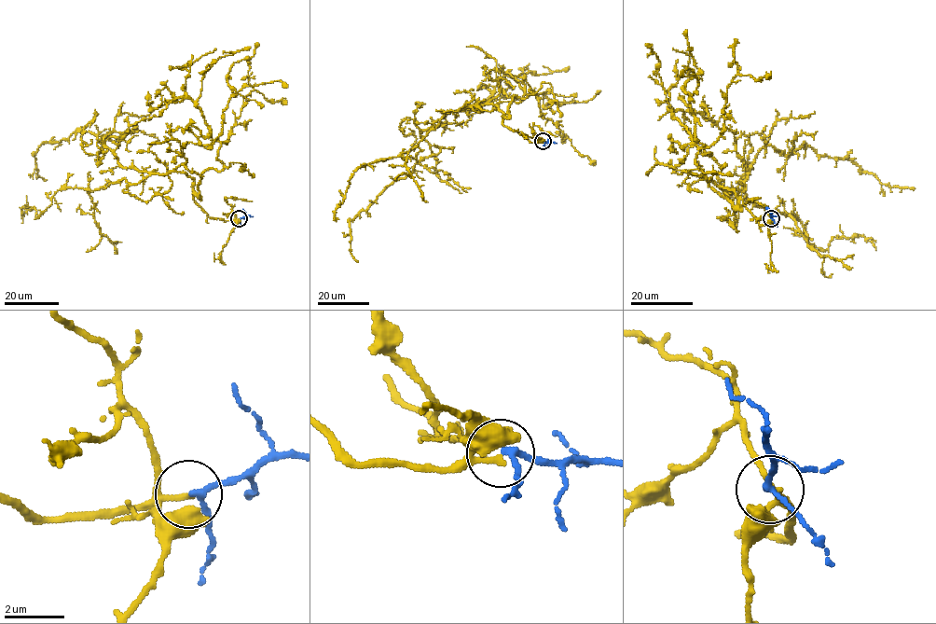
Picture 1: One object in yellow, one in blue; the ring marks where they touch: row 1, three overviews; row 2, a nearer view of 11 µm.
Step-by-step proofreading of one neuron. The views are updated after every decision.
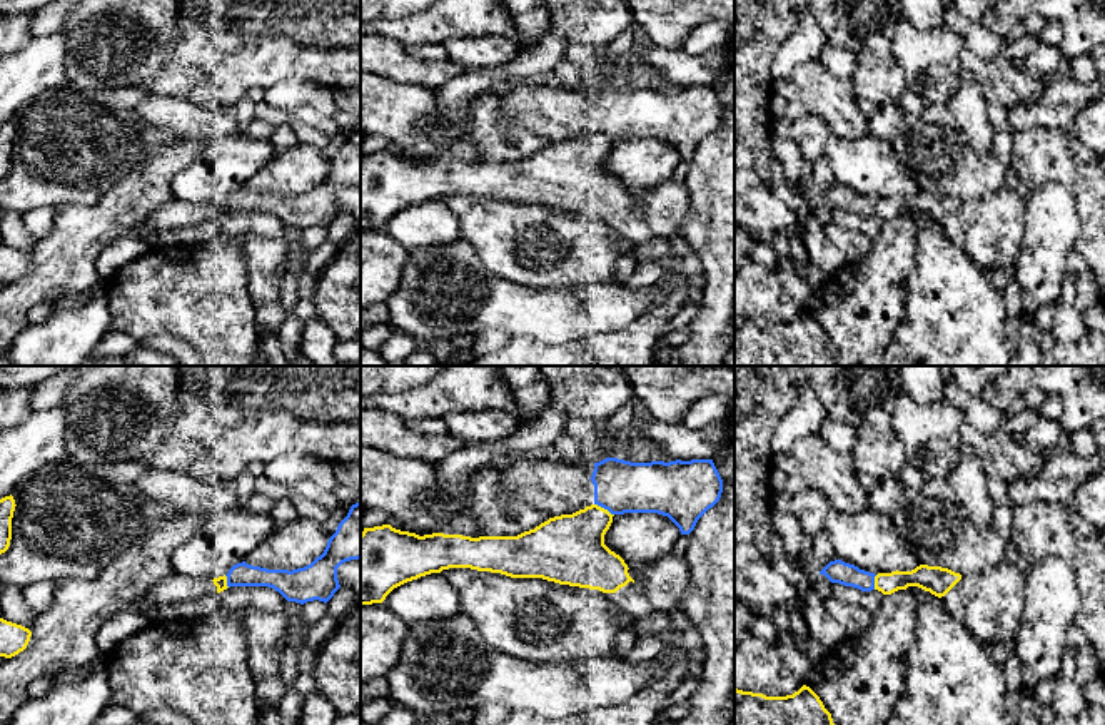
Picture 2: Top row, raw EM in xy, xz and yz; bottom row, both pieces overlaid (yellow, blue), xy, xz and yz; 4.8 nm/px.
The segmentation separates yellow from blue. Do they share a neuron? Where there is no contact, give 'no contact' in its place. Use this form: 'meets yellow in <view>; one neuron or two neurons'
meets yellow in xz; two neurons

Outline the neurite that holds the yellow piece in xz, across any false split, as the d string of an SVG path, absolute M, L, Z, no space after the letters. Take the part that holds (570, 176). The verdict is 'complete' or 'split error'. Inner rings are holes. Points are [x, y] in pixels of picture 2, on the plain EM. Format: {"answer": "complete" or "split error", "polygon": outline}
{"answer": "split error", "polygon": "M591 130L573 140L549 144L517 162L471 164L444 159L419 162L391 150L364 154L361 159L361 231L382 229L394 214L421 202L449 194L471 194L511 204L542 204L559 210L599 215L611 231L639 249L658 236L648 227L644 212L631 204L631 194L624 185L604 170L613 142L608 135Z"}

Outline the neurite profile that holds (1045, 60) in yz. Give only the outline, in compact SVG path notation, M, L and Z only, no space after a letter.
M1038 45L1022 63L1023 70L1035 79L1047 80L1067 68L1067 58L1060 47Z

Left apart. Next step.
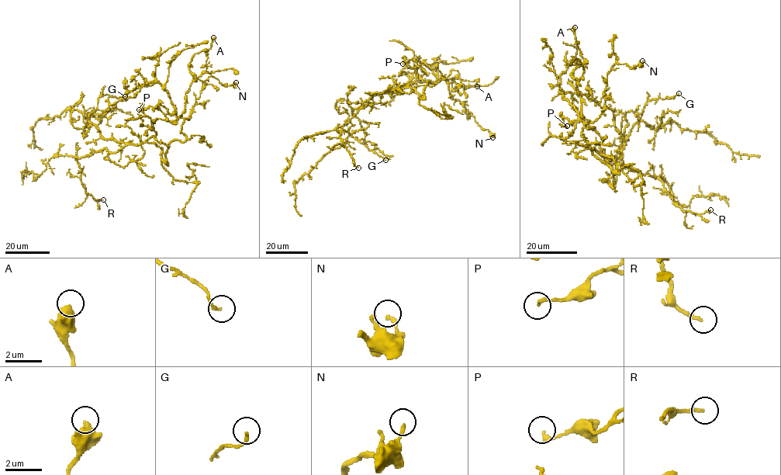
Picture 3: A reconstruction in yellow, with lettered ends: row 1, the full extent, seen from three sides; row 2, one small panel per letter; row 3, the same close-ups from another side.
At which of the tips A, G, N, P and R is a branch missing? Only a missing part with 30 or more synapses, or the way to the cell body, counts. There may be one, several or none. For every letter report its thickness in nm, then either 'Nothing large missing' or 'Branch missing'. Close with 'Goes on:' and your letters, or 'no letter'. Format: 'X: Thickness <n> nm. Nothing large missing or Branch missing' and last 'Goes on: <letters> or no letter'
A: Thickness 480 nm. Nothing large missing
G: Thickness 170 nm. Nothing large missing
N: Thickness 180 nm. Nothing large missing
P: Thickness 190 nm. Nothing large missing
R: Thickness 170 nm. Nothing large missing
Goes on: no letter

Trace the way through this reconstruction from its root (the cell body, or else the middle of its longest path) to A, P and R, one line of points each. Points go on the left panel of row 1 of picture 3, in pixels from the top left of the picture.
A: (135, 144), (153, 142), (167, 163), (170, 143), (186, 139), (181, 115), (196, 79), (189, 64), (213, 37)
P: (135, 144), (153, 142), (167, 163), (170, 143), (186, 139), (176, 112), (160, 105), (139, 109)
R: (135, 144), (126, 145), (115, 152), (105, 147), (91, 155), (75, 157), (85, 192), (95, 200), (103, 199)

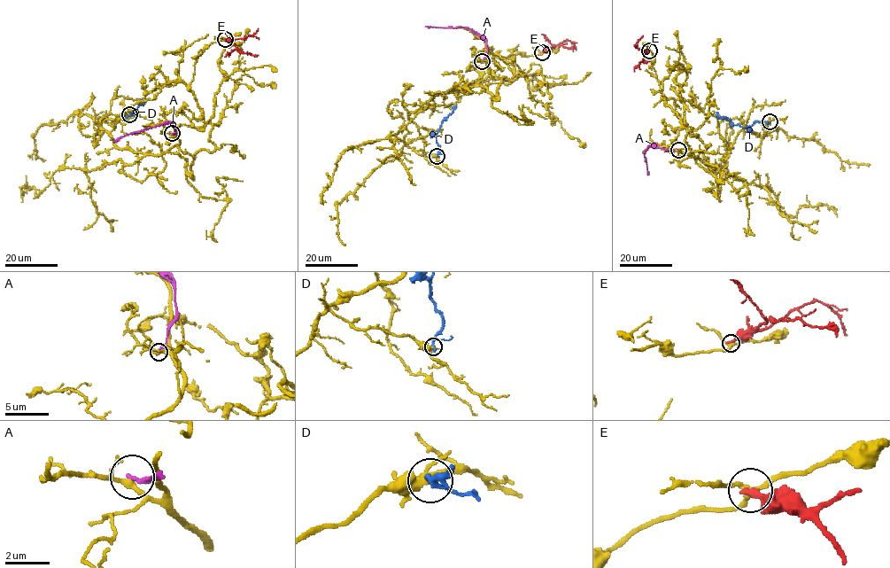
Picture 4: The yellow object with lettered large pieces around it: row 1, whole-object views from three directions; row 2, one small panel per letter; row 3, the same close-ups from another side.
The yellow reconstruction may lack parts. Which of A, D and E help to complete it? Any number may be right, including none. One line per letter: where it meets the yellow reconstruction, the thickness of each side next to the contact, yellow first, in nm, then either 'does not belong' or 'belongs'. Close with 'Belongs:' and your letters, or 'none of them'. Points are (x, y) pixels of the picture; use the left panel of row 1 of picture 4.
A: (172, 133) | 190/200 nm | does not belong
D: (129, 114) | 320/200 nm | does not belong
E: (225, 39) | 200/300 nm | does not belong
Belongs: none of them

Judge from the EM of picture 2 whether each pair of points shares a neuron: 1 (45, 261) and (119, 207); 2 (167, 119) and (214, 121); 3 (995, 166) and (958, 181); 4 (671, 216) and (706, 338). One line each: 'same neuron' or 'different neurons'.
1: same neuron
2: same neuron
3: same neuron
4: different neurons

